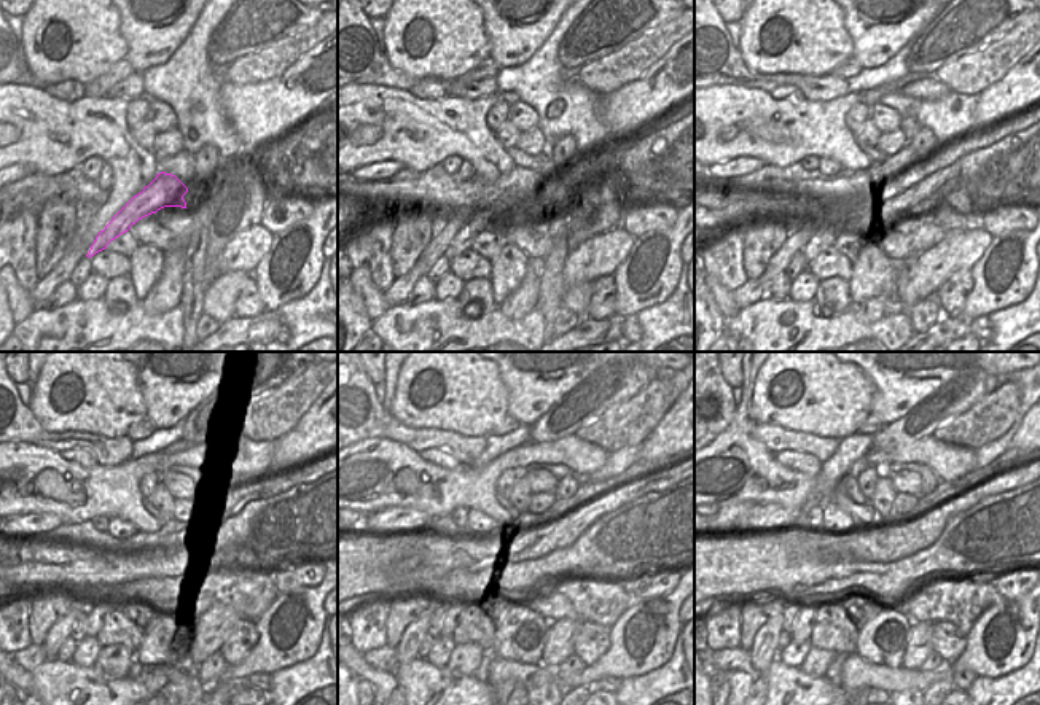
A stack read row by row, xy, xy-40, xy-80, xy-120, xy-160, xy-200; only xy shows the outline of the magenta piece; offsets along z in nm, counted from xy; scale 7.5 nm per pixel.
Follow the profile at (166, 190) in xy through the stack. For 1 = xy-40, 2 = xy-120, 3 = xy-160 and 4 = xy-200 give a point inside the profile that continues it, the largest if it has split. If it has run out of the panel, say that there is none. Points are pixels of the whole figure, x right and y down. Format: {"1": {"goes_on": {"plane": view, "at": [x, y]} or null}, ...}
{"1": {"goes_on": {"plane": "xy-40", "at": [480, 220]}}, "2": {"goes_on": {"plane": "xy-120", "at": [107, 597]}}, "3": {"goes_on": {"plane": "xy-160", "at": [451, 619]}}, "4": {"goes_on": {"plane": "xy-200", "at": [803, 624]}}}

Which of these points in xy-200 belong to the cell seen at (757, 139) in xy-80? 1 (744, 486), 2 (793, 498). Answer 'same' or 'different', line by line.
1: same
2: same

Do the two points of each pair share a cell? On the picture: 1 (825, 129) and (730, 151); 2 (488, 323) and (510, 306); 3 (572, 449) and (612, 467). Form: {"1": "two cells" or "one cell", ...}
{"1": "one cell", "2": "two cells", "3": "two cells"}

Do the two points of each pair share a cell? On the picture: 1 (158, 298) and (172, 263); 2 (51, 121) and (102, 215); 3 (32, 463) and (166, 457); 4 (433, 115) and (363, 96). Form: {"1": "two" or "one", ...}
{"1": "one", "2": "one", "3": "one", "4": "one"}

